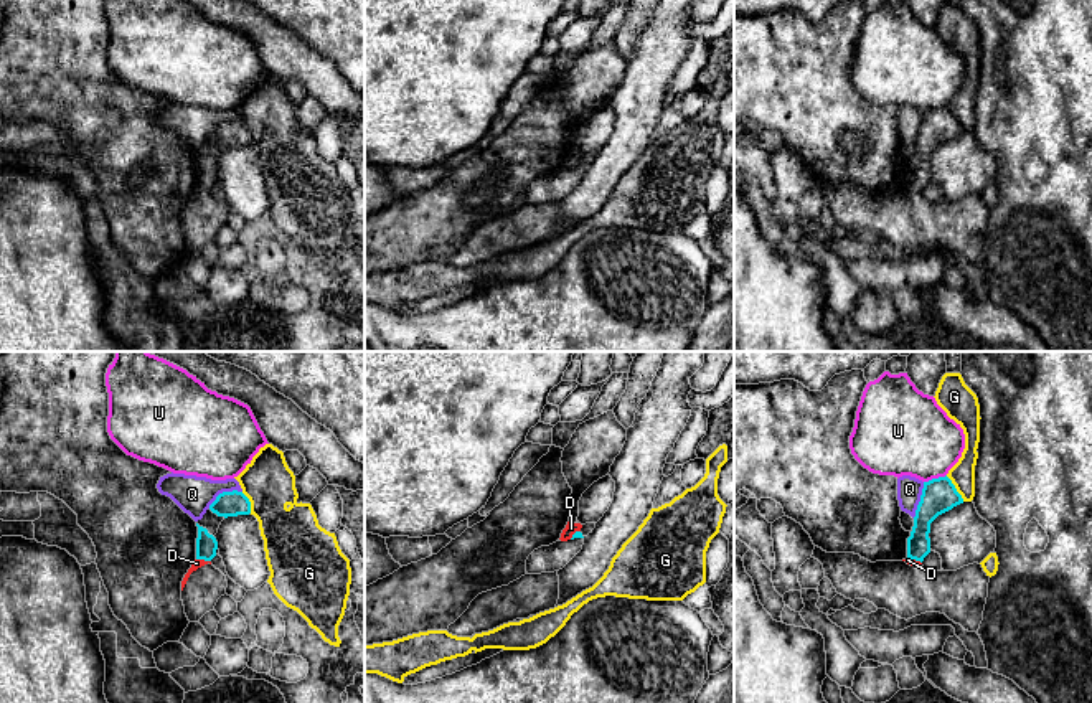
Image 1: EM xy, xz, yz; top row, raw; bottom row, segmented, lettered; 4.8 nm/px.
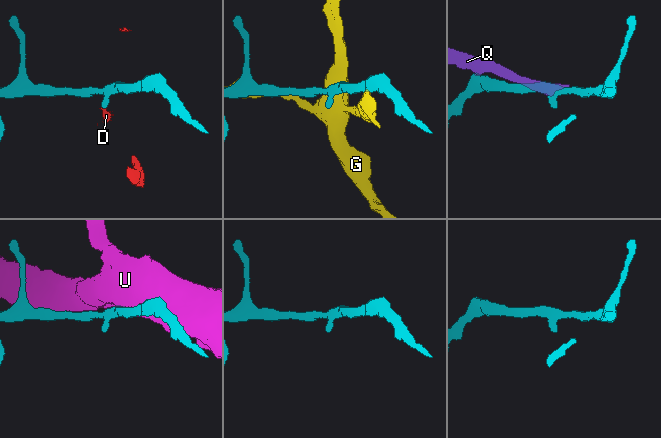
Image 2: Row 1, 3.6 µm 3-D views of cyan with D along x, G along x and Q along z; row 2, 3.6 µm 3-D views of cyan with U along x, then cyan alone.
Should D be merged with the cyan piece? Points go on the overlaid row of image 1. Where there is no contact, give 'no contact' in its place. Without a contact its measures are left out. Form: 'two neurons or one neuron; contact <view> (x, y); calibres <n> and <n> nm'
two neurons; contact xy (203, 558); calibres 110 and 50 nm

